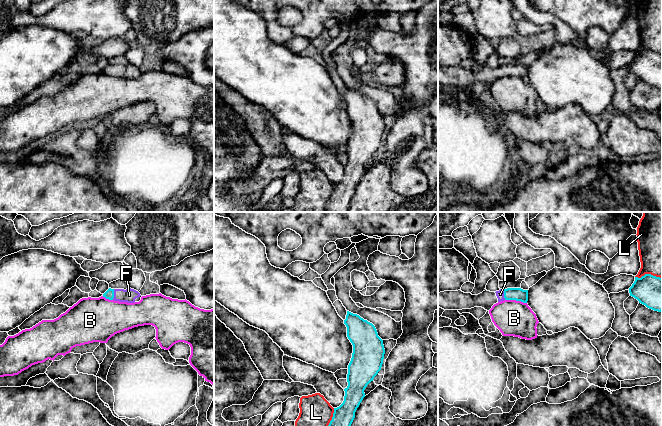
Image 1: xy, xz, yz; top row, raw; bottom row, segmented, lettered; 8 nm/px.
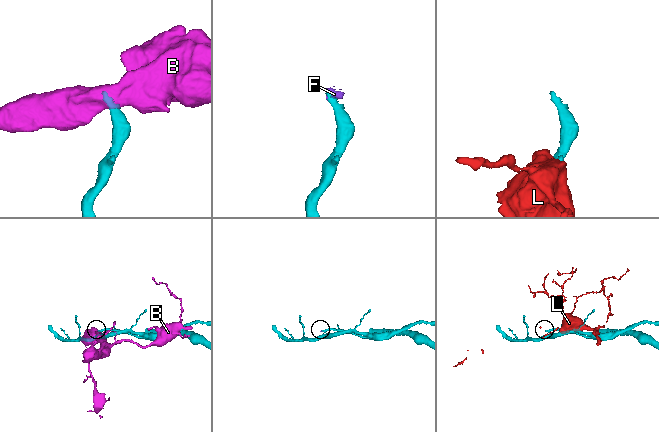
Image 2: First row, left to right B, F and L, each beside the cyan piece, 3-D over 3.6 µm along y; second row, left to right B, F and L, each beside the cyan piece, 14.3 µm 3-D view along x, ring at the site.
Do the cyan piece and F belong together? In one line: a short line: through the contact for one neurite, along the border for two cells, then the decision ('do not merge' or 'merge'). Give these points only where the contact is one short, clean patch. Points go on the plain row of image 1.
xy (109, 70), (113, 70), (129, 71) | merge

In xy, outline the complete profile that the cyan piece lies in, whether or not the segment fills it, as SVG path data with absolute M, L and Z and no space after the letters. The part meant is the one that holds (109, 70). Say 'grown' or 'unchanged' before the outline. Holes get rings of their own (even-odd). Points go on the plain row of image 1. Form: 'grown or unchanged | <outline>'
grown | M109 64L104 70L103 73L109 76L134 79L141 76L141 71L138 67L134 65L111 65Z

